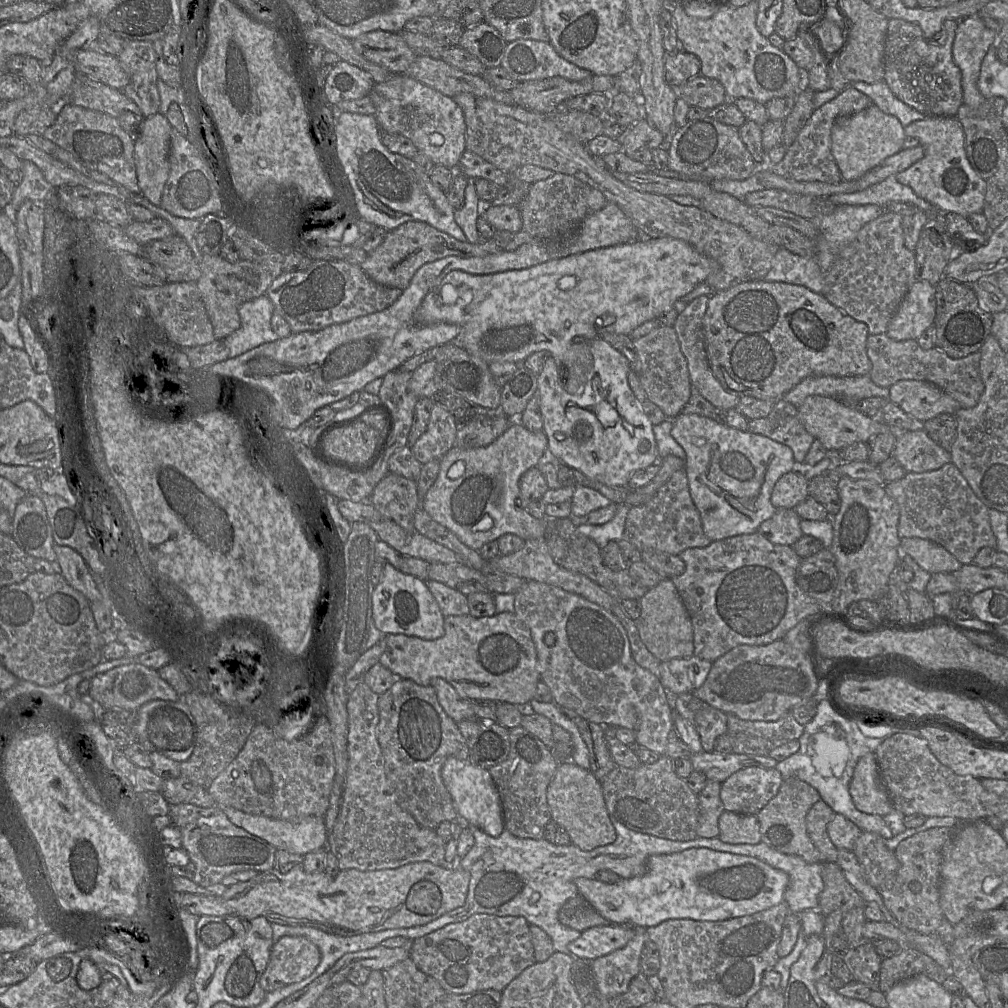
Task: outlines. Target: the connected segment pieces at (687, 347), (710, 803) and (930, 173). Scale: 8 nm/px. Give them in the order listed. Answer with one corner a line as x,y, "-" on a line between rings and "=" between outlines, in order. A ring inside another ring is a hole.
701,295
687,304
687,307
678,314
677,320
673,325
680,343
681,352
687,360
689,377
699,393
712,405
722,410
735,408
741,396
727,392
718,379
714,376
706,354
706,345
704,338
703,319
707,309
709,296
=
708,780
704,789
698,794
699,818
697,836
715,838
719,836
719,817
725,808
720,798
721,783
=
956,116
926,117
922,120
911,122
904,130
907,137
914,137
919,140
919,145
922,146
925,154
906,170
897,173
897,180
909,186
917,196
936,206
939,212
955,212
967,218
973,213
982,212
986,194
986,183
974,170
967,157
965,133
959,119

